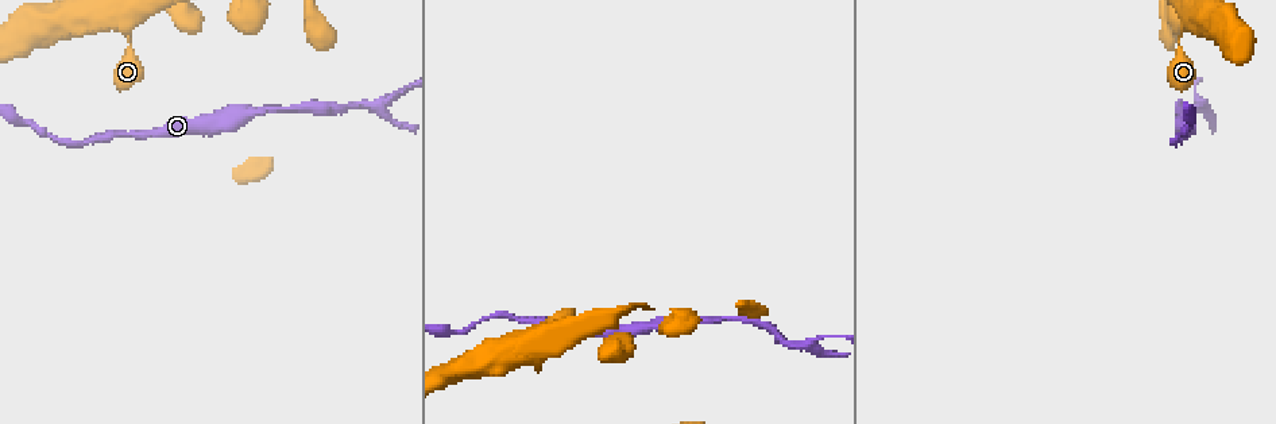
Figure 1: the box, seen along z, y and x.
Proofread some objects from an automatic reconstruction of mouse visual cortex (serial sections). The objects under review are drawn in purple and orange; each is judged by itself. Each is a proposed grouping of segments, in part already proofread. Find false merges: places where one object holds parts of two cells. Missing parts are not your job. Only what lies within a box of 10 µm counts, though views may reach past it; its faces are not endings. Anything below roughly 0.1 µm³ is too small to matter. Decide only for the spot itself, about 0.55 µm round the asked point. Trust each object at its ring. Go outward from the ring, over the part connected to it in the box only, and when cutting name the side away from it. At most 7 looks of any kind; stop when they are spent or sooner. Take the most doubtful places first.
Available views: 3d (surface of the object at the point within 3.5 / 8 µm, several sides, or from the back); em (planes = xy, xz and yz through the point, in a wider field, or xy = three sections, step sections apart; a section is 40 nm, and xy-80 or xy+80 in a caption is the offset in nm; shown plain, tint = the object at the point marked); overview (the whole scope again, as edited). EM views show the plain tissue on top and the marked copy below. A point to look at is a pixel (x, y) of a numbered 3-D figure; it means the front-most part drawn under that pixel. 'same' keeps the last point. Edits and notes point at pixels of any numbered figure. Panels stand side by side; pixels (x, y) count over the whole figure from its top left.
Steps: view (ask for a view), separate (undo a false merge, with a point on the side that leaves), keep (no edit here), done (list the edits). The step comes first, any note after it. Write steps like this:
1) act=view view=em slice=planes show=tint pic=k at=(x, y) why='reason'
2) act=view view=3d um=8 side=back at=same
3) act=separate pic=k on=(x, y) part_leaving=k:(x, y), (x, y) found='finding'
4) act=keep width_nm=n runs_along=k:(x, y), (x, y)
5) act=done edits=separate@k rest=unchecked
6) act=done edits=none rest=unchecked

act=view view=3d um=3.5 pic=1 at=(127, 23) why='four arms meet'

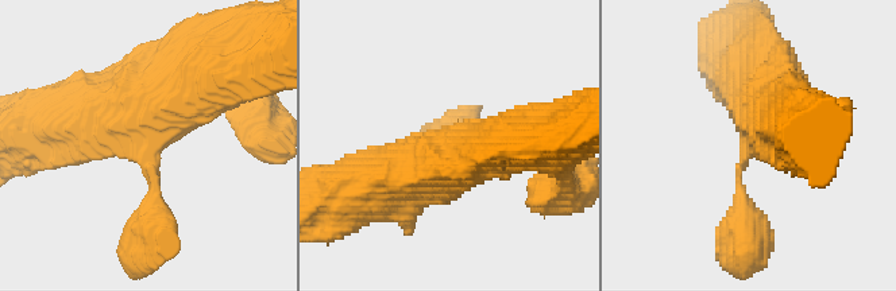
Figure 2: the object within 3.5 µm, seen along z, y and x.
act=view view=em slice=xy step=5 show=tint pic=2 at=(145, 140) arms=4 arm_widths_nm=250,500,600,600 why='now the EM'

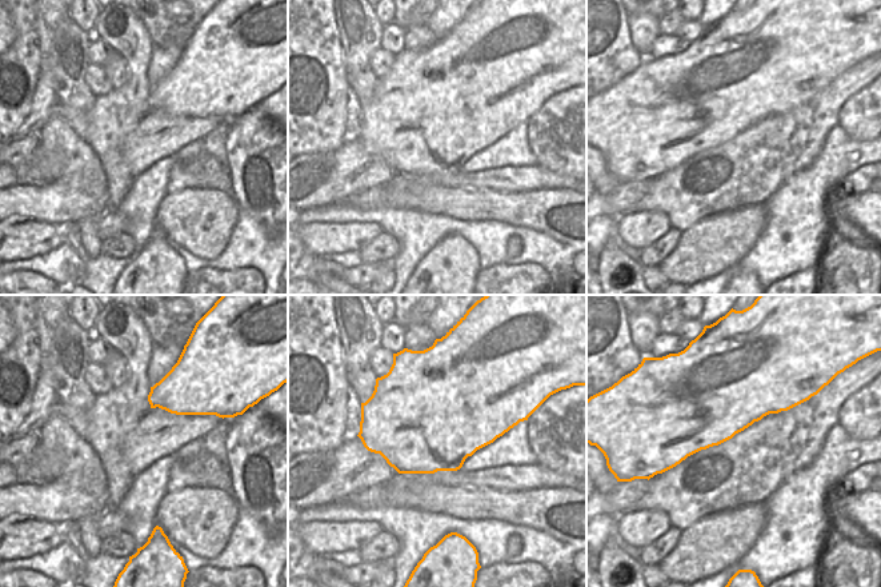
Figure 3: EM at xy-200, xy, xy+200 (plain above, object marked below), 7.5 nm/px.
act=keep runs_along=2:(151, 224), (147, 138), (72, 112) found='continuous, no second cell'

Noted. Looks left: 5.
act=view view=3d um=3.5 pic=1 at=(248, 113) why='thick turns thin'

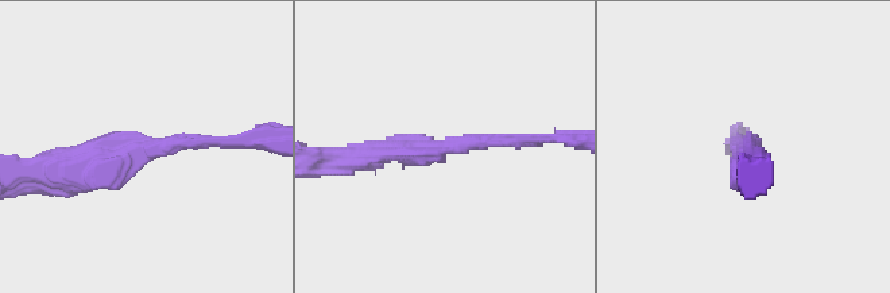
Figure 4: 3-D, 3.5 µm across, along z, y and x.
act=view view=em slice=xy step=5 show=tint pic=4 at=(742, 143) arm_widths_nm=150,300

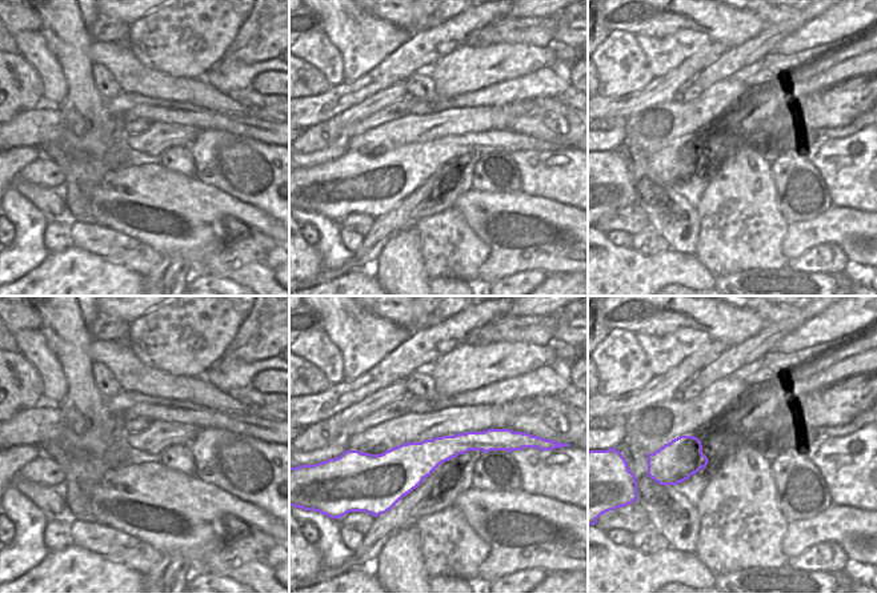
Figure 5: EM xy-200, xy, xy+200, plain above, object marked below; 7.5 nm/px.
act=keep runs_along=4:(62, 173), (173, 141), (236, 141) found='one cell here'

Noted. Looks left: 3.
act=view view=3d um=3.5 pic=1 at=(807, 344) why='three arms meet'

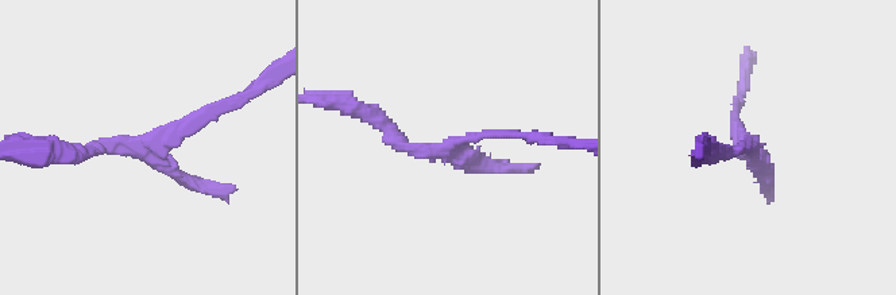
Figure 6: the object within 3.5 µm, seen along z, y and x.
act=keep arm_widths_nm=150,150,150 runs_along=6:(366, 113), (416, 151), (520, 169) found='one cell here'

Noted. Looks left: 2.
act=done edits=none rest=unchecked

